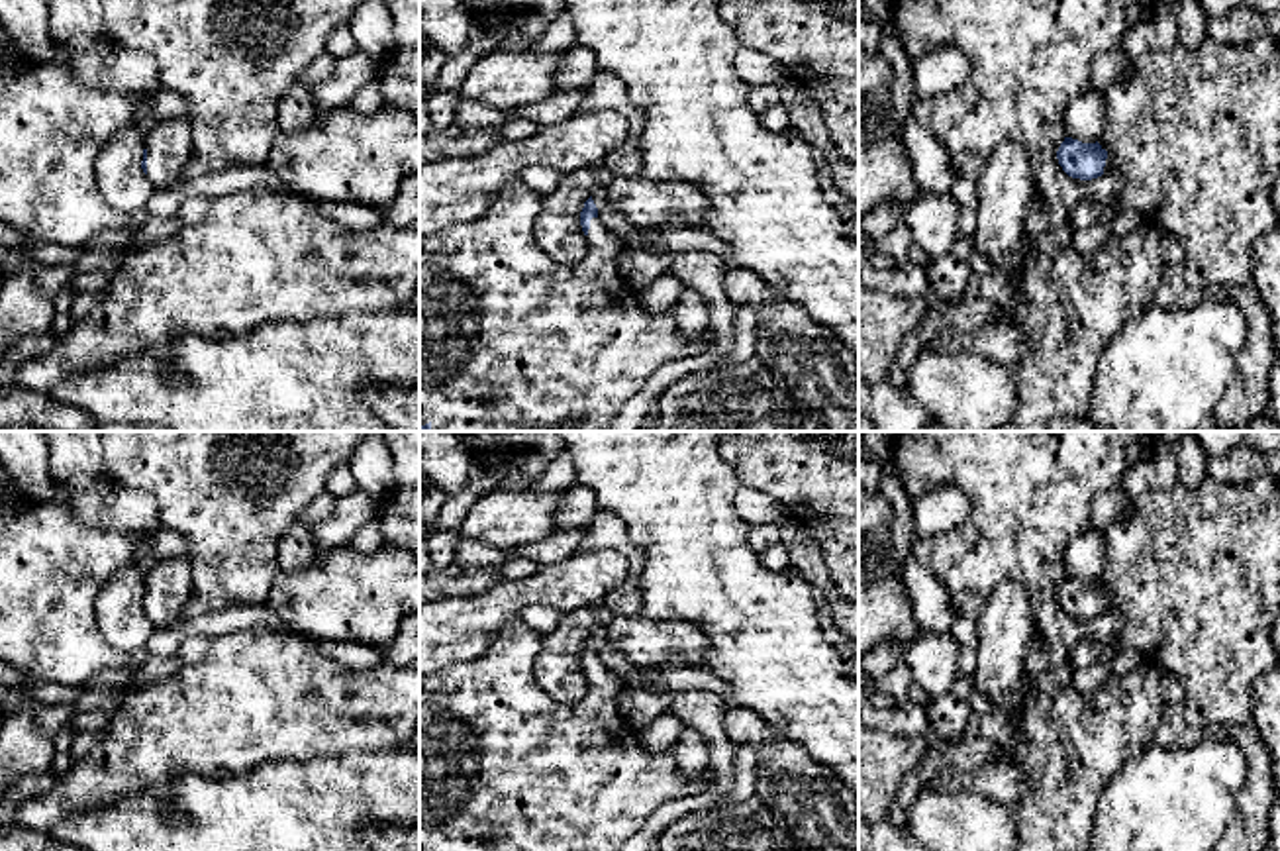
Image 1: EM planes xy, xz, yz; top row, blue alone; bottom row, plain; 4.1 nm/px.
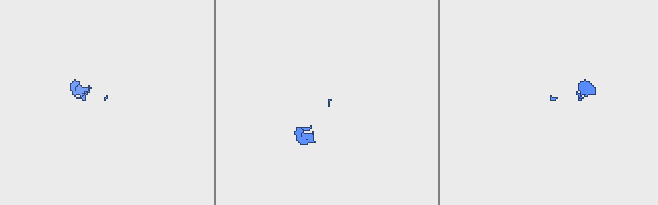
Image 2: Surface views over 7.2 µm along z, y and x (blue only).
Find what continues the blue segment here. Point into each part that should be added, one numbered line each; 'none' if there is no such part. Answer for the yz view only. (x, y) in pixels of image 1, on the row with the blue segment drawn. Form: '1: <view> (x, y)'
1: yz (1194, 134)

